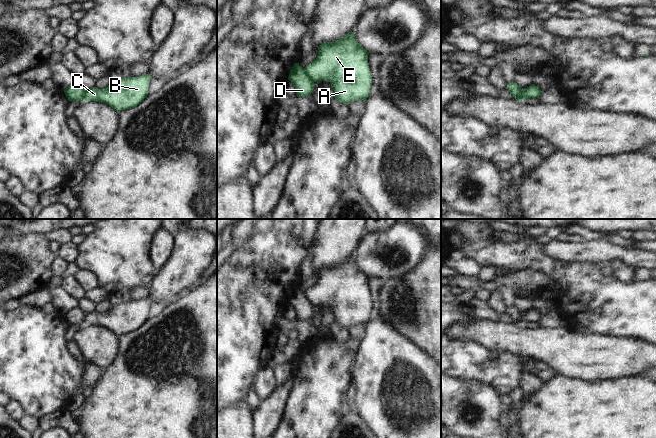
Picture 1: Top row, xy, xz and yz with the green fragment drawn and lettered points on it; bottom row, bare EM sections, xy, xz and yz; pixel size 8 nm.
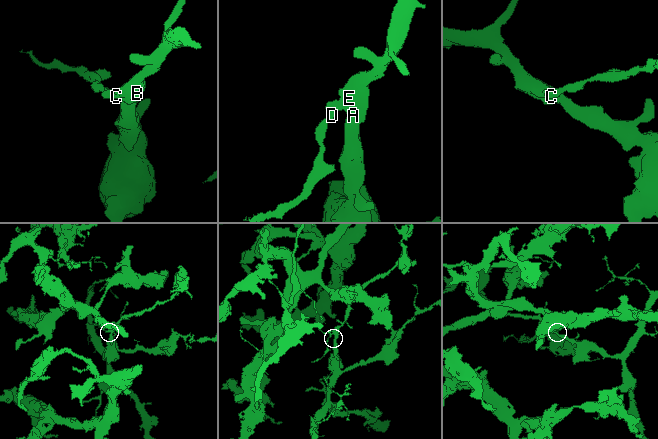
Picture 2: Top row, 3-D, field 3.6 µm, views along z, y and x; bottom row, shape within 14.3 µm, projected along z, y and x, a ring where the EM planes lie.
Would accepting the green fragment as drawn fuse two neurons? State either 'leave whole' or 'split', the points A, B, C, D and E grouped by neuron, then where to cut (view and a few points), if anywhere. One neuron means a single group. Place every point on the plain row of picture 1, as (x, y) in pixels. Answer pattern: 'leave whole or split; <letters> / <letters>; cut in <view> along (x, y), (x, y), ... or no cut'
split; A B C E / D; cut in xz along (303, 293), (313, 305)

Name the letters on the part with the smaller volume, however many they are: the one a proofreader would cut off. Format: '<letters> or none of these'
D.

